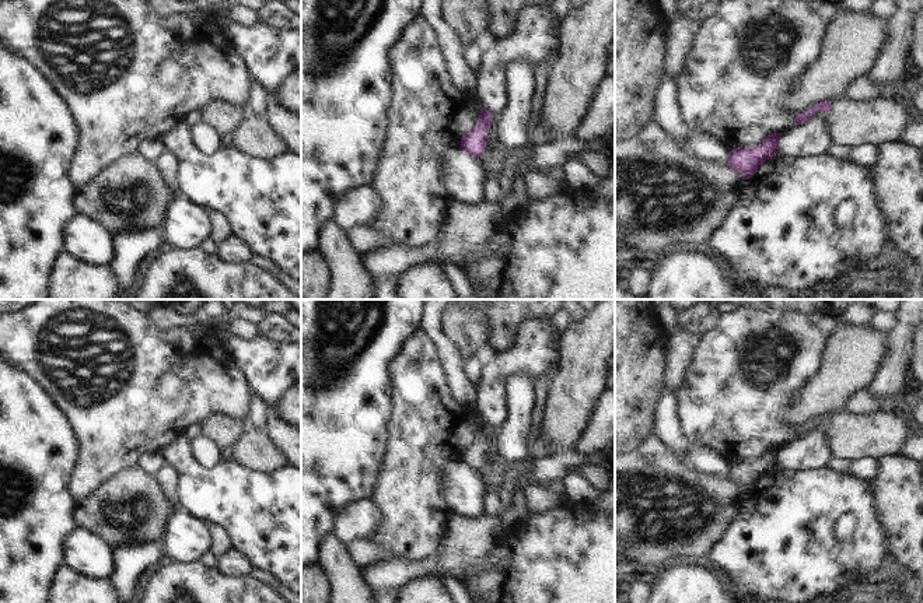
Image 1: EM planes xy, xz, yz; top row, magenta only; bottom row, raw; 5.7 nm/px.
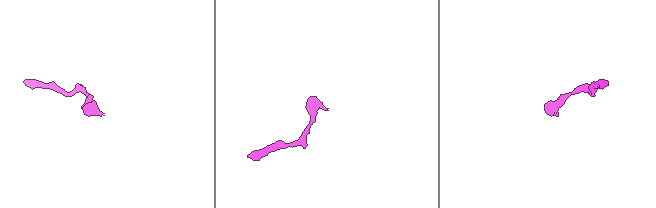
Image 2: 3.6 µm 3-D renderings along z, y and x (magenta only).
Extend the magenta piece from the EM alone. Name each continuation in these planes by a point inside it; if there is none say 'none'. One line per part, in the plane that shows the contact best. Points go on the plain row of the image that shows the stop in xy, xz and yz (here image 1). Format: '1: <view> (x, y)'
none

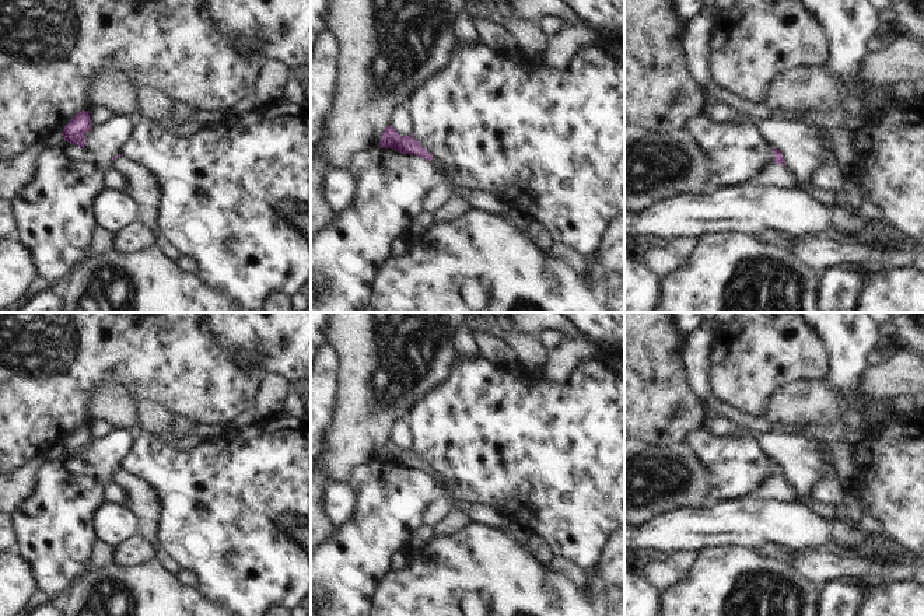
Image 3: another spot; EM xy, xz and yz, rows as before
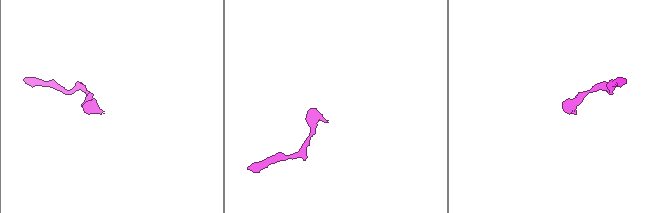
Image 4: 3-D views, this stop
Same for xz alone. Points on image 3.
none

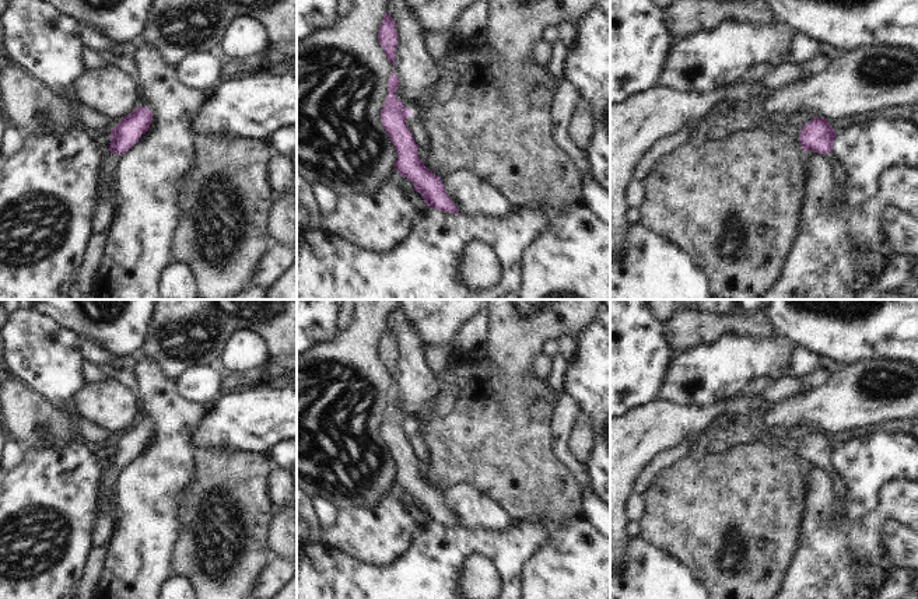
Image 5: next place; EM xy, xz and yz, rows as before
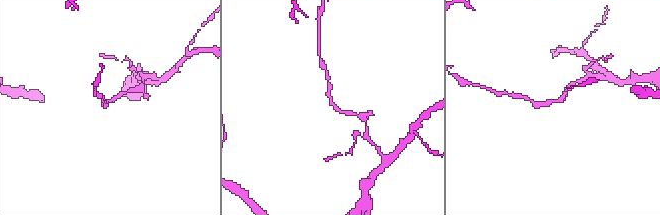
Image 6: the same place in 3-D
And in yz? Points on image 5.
1: yz (840, 483)

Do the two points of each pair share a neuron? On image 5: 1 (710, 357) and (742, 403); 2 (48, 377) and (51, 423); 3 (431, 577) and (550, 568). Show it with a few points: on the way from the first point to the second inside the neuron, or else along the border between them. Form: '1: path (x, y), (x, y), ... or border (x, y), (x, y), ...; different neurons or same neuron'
1: border (736, 396), (705, 407); different neurons
2: border (23, 382), (58, 406); different neurons
3: border (540, 545), (525, 563), (519, 584); different neurons

